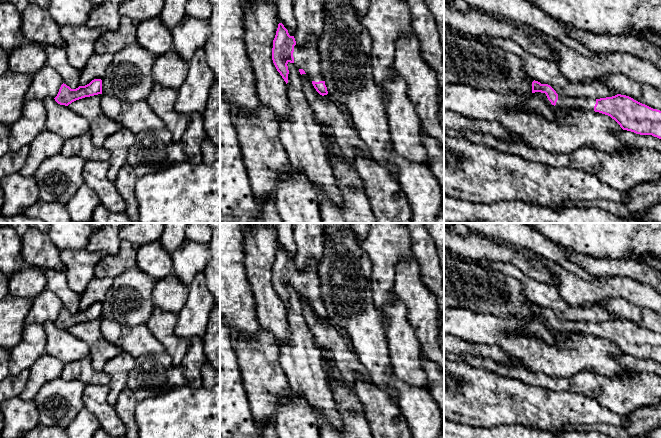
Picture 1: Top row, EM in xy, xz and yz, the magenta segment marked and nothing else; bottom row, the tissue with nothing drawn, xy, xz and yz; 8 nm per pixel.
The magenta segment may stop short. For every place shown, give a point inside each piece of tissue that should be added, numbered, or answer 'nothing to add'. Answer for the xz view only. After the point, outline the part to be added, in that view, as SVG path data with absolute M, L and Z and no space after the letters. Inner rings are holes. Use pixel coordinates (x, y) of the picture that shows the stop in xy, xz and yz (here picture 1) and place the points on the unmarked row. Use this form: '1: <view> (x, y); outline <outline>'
1: xz (306, 281); outline M310 260L302 270L294 270L294 289L297 293L303 293L306 299L315 306L324 305L319 286L317 262Z

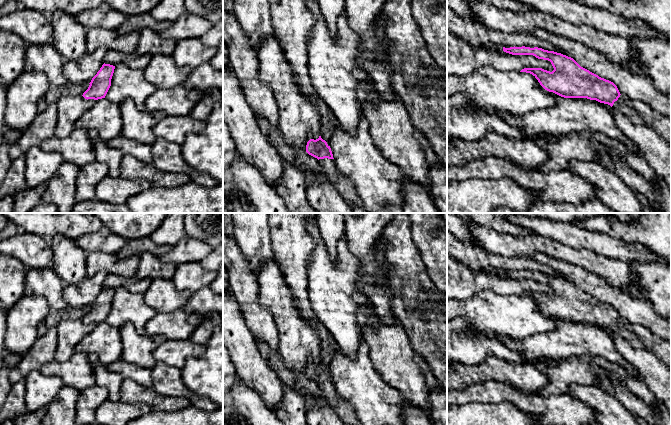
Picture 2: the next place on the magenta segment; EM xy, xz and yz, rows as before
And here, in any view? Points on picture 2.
1: xz (343, 408); outline M319 383L319 387L325 401L345 425L362 425L357 418L353 406L338 394L334 383Z

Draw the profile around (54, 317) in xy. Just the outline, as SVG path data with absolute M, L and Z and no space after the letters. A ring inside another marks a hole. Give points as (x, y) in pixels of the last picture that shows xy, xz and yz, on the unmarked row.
M68 306L67 309L62 311L50 309L47 317L42 320L38 326L38 335L42 336L46 334L51 327L56 327L64 320L82 320L83 317L88 313L89 309L90 308L88 306L79 308Z

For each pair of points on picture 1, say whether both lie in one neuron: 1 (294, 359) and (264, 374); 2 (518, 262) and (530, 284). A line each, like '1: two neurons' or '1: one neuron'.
1: two neurons
2: two neurons

